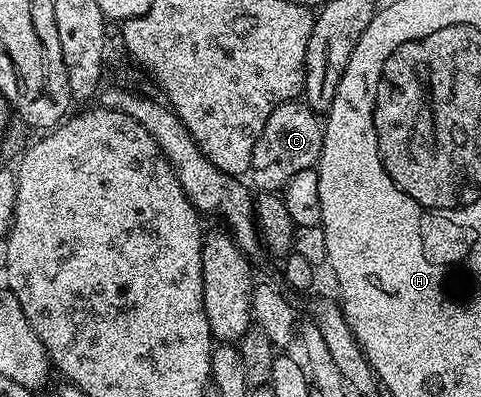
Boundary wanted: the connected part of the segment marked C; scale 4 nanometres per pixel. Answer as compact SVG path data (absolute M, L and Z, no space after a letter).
M291 99L279 105L269 116L261 136L253 146L249 171L249 178L254 184L252 187L257 187L261 192L280 191L297 172L312 169L318 163L322 147L322 121L316 111L300 99Z

